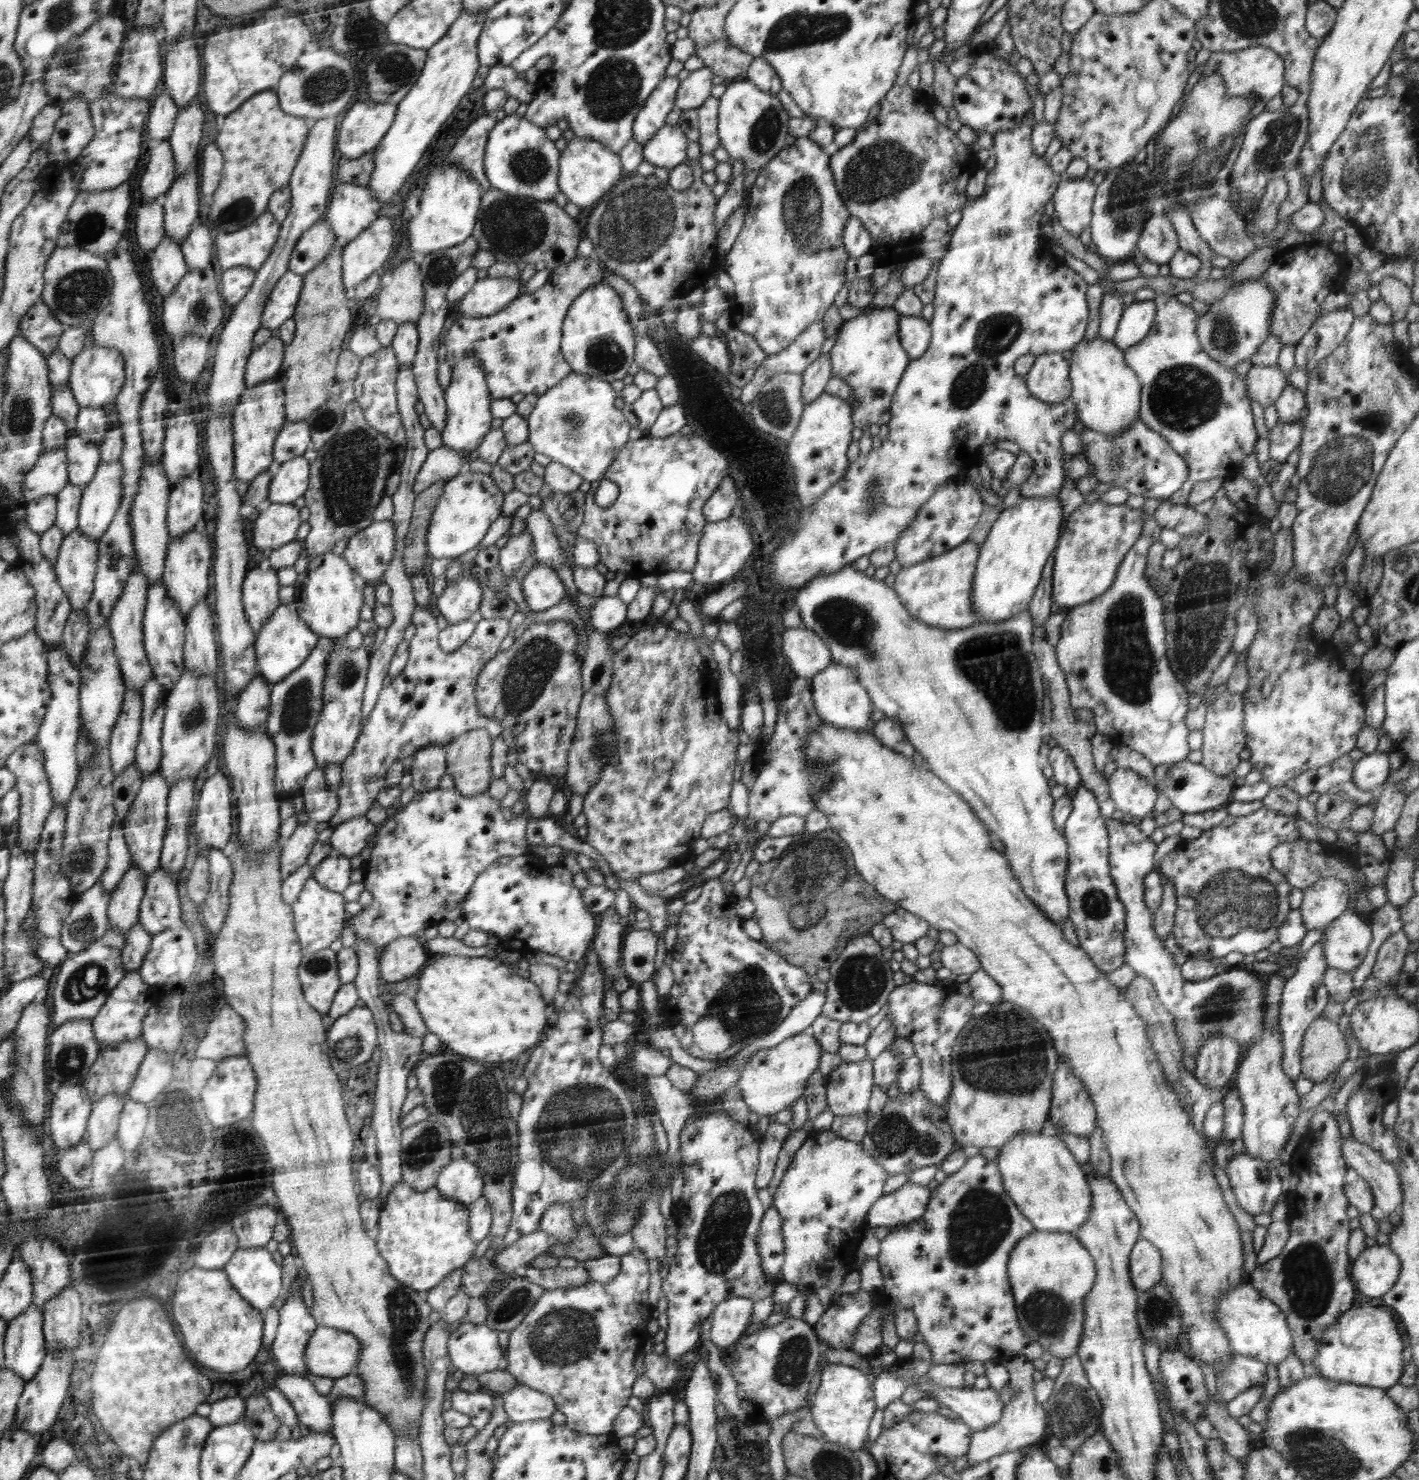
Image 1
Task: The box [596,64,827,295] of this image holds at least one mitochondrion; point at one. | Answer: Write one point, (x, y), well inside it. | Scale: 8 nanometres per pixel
(763, 133)

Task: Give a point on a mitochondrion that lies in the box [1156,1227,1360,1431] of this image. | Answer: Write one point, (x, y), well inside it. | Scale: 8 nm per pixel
(1306, 1281)

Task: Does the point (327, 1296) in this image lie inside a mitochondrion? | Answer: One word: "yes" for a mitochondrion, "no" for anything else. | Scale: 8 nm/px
no

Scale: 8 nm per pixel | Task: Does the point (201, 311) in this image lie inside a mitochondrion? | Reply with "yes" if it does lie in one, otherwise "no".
yes

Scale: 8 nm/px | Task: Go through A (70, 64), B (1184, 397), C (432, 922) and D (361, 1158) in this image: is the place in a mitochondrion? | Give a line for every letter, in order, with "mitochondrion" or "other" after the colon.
A: mitochondrion
B: mitochondrion
C: other
D: other

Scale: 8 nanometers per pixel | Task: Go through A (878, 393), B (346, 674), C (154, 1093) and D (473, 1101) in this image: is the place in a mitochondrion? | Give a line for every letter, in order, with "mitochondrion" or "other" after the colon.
A: other
B: mitochondrion
C: mitochondrion
D: mitochondrion

